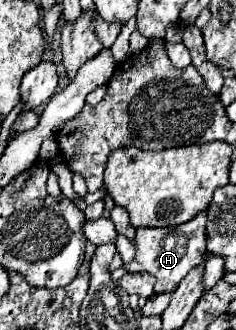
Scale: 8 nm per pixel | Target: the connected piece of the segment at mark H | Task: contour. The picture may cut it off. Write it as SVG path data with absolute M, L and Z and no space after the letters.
M199 213L189 223L183 223L179 227L139 227L133 239L135 245L135 257L131 263L125 265L129 273L149 273L155 281L155 293L173 293L181 279L189 273L189 269L203 263L205 257L205 223L207 213Z

